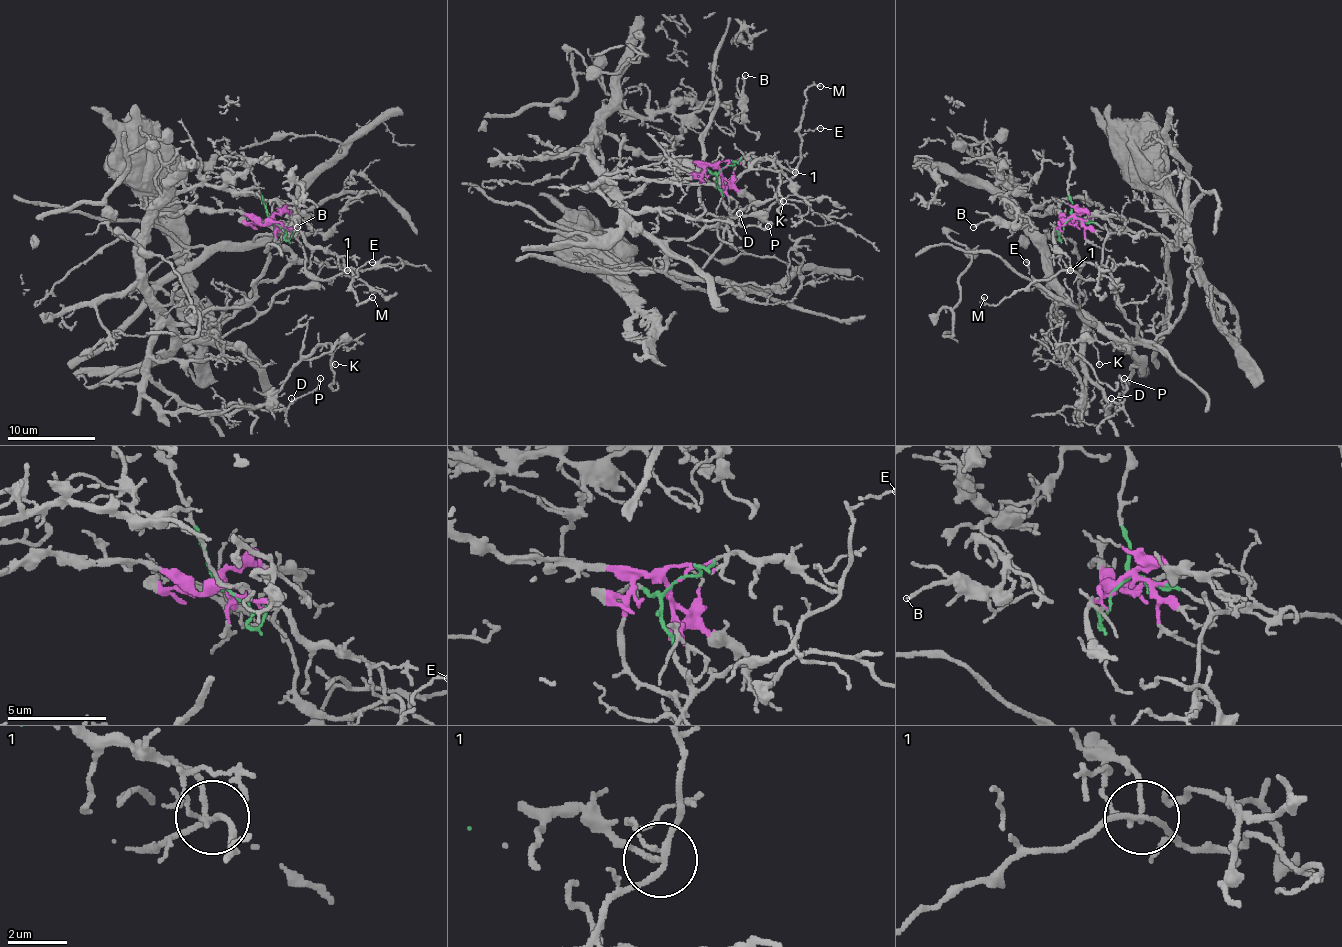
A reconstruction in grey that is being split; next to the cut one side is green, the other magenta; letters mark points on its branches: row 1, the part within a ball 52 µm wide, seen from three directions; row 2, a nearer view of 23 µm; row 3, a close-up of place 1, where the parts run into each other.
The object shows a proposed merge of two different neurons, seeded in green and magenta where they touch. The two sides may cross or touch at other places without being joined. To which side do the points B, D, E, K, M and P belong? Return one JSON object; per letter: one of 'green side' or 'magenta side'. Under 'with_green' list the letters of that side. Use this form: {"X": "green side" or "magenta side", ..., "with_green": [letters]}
{"B": "magenta side", "D": "magenta side", "E": "green side", "K": "magenta side", "M": "green side", "P": "magenta side", "with_green": ["E", "M"]}

